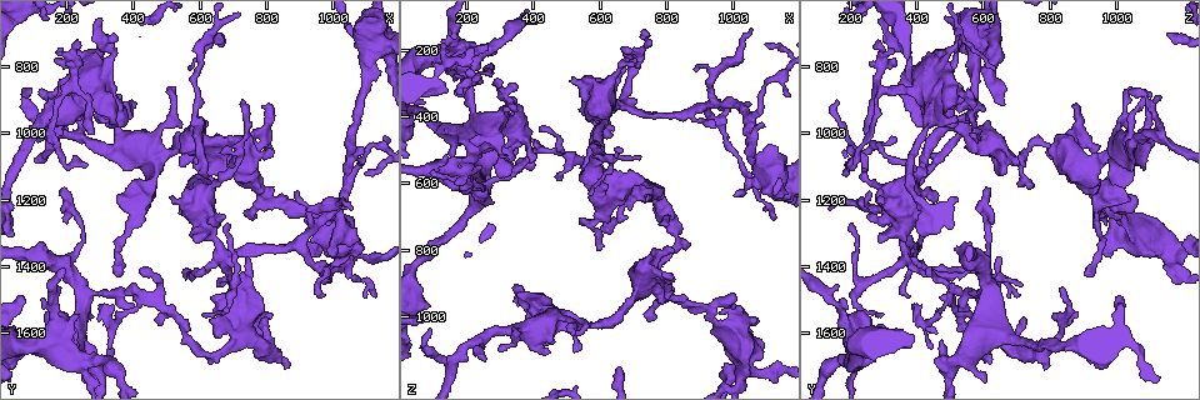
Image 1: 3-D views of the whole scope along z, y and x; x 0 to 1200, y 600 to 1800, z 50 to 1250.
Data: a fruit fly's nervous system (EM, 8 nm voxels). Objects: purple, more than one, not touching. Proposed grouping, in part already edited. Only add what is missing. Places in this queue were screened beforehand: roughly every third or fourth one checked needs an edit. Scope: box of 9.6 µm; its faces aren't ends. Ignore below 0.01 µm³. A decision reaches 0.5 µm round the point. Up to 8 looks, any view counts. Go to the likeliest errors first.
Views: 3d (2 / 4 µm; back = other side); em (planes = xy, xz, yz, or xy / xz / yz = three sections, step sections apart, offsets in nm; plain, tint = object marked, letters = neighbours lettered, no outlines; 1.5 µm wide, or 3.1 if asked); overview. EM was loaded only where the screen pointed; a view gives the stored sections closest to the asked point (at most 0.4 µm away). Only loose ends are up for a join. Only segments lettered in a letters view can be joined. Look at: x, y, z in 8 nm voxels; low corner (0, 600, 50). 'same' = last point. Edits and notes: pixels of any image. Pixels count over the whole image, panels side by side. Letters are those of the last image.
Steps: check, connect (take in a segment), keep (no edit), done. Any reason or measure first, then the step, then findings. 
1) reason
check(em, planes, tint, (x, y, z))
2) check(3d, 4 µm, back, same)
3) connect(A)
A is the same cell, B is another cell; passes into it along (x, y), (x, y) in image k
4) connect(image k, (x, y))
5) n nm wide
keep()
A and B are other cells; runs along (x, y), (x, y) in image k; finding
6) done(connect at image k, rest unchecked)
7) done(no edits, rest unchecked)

an open end
check(em, planes, letters, (740, 1370, 650))

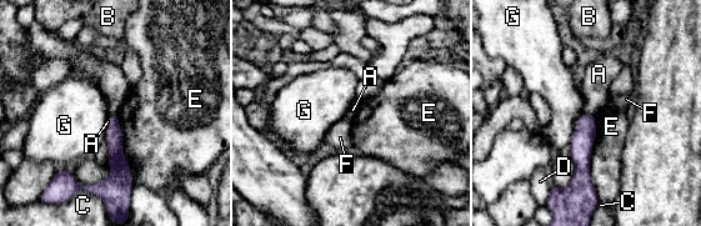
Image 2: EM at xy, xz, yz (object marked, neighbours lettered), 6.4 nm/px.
keep()
A, B, C, D, E, F and G are other cells; border along (582, 111), (591, 112), (595, 116) in image 2; none of them fits

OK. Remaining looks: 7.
thick end
check(em, planes, letters, (150, 1530, 230))

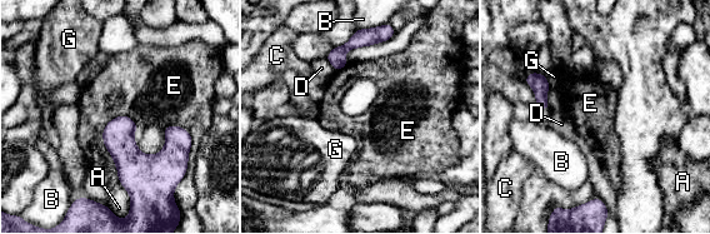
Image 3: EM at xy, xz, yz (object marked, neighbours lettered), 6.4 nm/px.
keep()
A, B, C, D, E and G are other cells; border along (120, 114), (103, 144), (129, 200) in image 3; none of them fits

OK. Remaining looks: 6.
branch stops here
check(em, xz, step 8, letters, (820, 1040, 800))

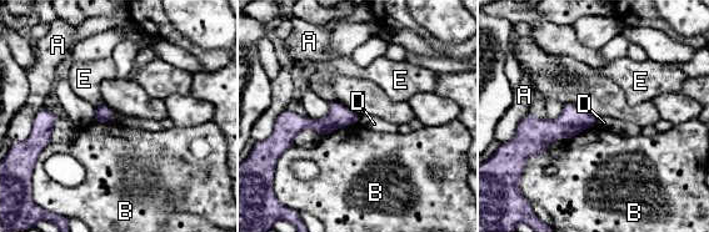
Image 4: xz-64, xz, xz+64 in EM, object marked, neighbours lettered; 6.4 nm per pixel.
keep()
A, B, D and E are other cells; runs along (357, 117), (286, 126) in image 4; no lettered segment goes on from it

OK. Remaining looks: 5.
done(no edits, rest unchecked)

